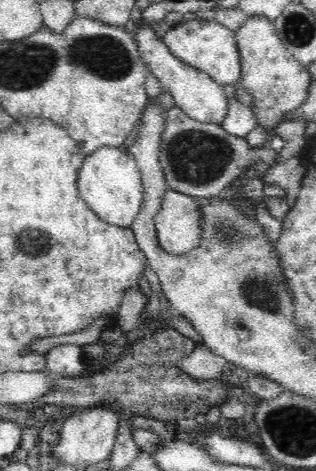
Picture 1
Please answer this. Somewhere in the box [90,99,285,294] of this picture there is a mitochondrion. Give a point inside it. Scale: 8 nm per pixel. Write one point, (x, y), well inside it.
(196, 158)

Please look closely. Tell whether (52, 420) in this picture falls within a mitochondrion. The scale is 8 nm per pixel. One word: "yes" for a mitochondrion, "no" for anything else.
no

